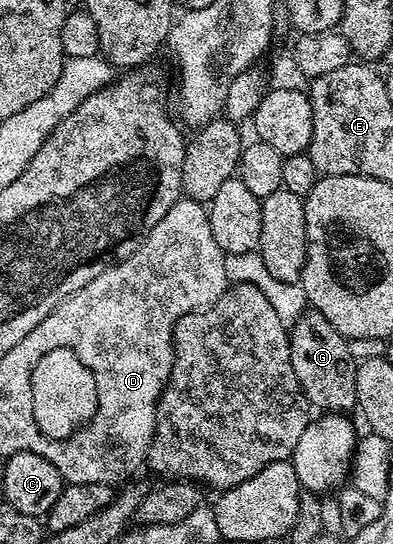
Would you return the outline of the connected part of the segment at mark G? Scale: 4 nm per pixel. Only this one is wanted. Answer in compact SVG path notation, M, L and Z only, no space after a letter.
M306 309L292 323L289 330L291 368L295 368L295 376L310 407L317 409L318 406L321 412L349 412L356 407L355 372L358 361L353 358L349 344L350 339L343 337L335 324L315 309Z

